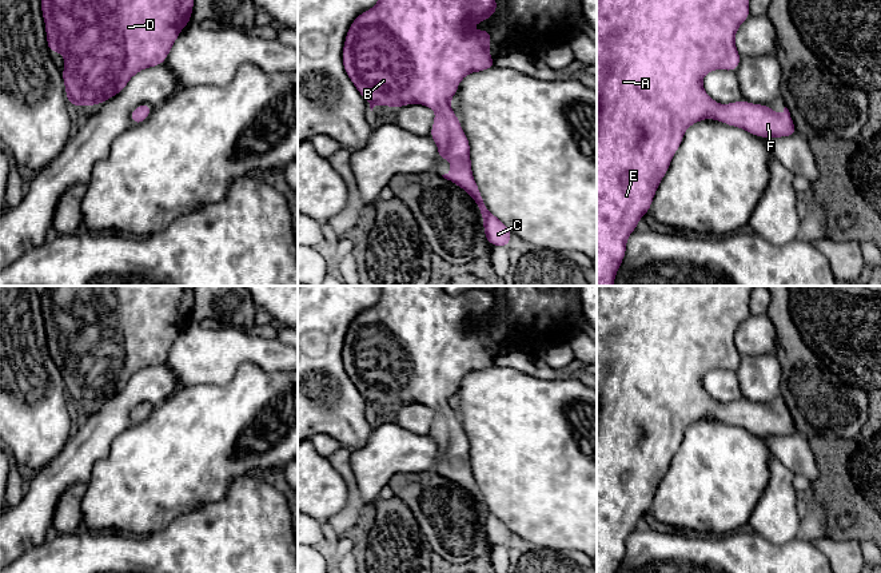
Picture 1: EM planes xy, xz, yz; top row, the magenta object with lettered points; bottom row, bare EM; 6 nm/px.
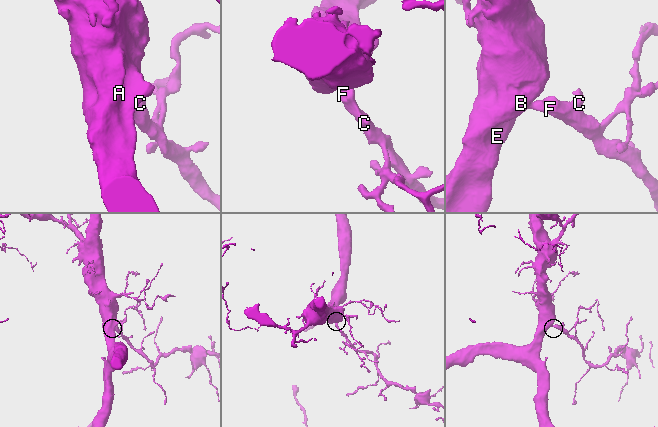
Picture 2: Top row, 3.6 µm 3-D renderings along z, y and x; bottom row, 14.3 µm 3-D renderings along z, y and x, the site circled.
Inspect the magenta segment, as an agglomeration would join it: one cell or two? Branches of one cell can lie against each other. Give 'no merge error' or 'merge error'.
no merge error

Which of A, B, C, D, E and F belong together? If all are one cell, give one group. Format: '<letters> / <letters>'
A B C D E F

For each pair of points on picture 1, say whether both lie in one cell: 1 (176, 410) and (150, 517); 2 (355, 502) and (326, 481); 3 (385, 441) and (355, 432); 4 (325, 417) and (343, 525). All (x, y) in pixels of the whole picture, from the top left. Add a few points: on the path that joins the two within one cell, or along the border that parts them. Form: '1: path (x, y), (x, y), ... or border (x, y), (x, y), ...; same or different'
1: path (176, 437), (176, 454), (150, 481), (150, 490); same
2: border (335, 469), (346, 485), (347, 502), (326, 520); different
3: border (374, 426), (369, 441), (363, 446), (351, 450); different
4: border (345, 446), (350, 450); different

